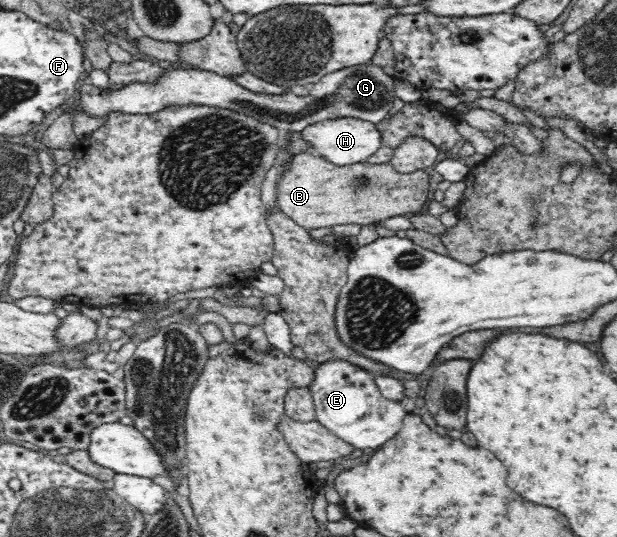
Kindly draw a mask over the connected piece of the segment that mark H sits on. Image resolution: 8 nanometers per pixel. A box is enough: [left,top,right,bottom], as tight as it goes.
[297,118,383,166]

